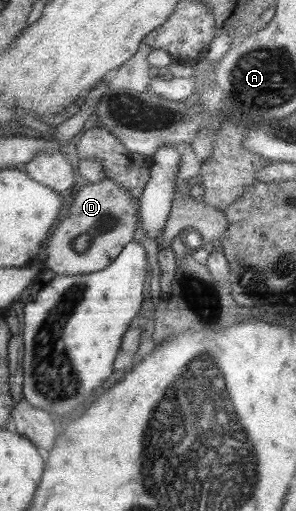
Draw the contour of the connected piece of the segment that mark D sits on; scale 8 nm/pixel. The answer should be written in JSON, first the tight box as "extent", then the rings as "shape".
{"extent":[45,178,140,275],"shape":[[[106,178],[77,185],[68,195],[67,203],[70,203],[67,217],[48,239],[45,269],[58,275],[89,274],[105,269],[121,253],[123,246],[133,240],[140,219],[140,199],[133,199],[117,181]]]}

